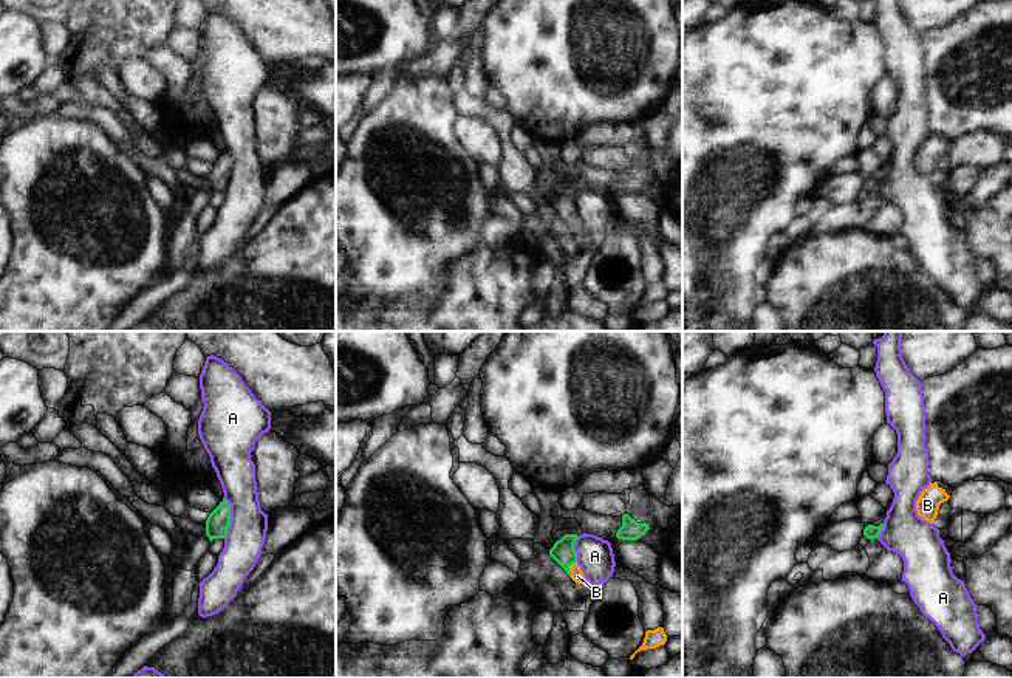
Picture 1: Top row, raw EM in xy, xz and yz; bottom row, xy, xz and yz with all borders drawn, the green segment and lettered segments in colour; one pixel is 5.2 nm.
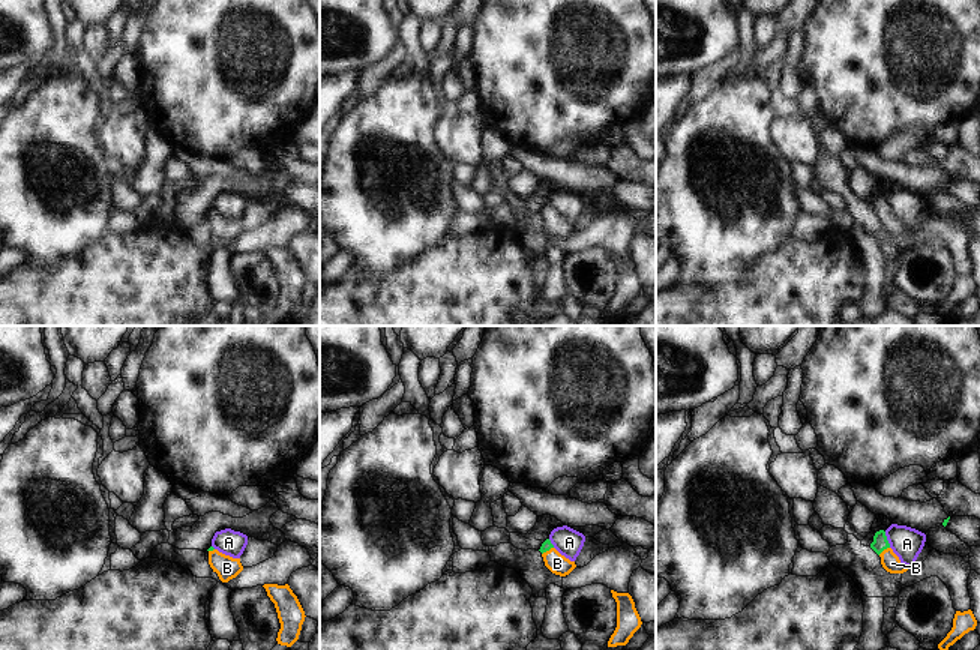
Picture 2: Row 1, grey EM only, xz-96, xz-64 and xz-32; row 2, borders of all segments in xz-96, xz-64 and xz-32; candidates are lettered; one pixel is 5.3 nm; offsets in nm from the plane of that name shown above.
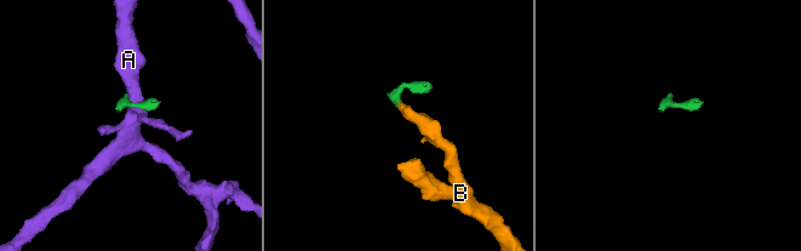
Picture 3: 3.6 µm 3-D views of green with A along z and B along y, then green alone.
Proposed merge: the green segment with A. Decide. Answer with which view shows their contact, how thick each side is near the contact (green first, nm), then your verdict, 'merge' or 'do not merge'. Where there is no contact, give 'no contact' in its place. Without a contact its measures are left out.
contact in xy; calibres 120 and 200 nm; do not merge

